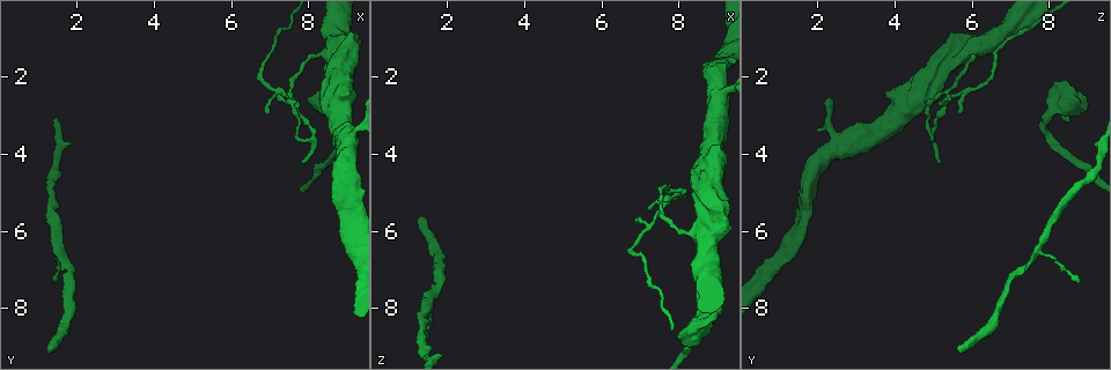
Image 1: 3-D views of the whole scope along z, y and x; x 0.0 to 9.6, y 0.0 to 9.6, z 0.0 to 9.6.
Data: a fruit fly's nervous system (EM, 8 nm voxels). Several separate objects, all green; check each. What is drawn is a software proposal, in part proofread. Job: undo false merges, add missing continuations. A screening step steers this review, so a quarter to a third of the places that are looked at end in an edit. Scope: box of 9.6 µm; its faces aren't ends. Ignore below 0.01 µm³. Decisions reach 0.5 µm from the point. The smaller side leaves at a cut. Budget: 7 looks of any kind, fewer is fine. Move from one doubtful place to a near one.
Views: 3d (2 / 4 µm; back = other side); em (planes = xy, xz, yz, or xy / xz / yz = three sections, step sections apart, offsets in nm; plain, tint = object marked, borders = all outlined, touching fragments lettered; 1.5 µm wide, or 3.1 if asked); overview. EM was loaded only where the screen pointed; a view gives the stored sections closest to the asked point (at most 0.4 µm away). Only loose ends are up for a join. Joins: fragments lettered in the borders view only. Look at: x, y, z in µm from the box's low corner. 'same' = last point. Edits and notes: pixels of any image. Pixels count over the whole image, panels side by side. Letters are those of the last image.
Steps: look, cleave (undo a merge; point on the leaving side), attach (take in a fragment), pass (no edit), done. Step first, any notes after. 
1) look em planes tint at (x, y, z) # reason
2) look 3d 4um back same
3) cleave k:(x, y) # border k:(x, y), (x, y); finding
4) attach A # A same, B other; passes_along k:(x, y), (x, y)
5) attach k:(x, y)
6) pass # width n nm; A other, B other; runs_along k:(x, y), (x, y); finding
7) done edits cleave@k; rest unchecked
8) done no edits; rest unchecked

look 3d 4um at (1.45, 7.25, 8.85) # free end

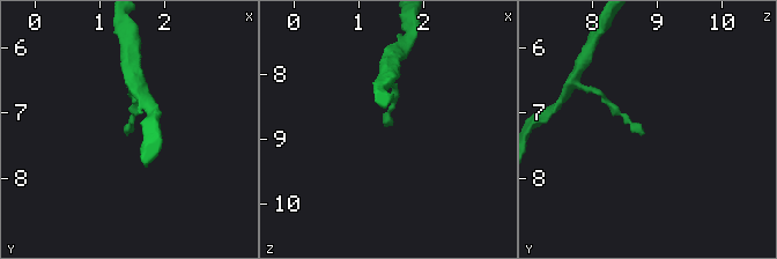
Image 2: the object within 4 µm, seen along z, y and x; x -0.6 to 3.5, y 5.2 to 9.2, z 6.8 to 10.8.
look em planes borders at (1.40, 7.35, 8.80)

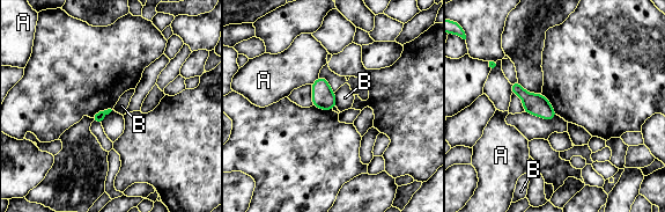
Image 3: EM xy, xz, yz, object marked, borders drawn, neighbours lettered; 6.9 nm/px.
pass # A other, B other; border 3:(333, 93), (335, 106); no lettered fragment goes on from it

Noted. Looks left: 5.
look em planes borders at (1.30, 9.15, 5.75) # an open end

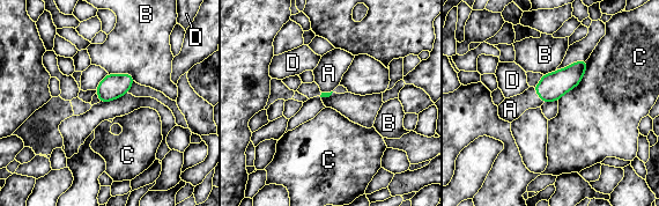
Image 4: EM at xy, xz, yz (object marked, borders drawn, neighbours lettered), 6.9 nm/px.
attach A # A same, B other, C other, D other; passes_along 4:(553, 86), (538, 94), (510, 109); the neuron continues

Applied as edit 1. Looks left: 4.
done edits attach@4; rest unchecked

